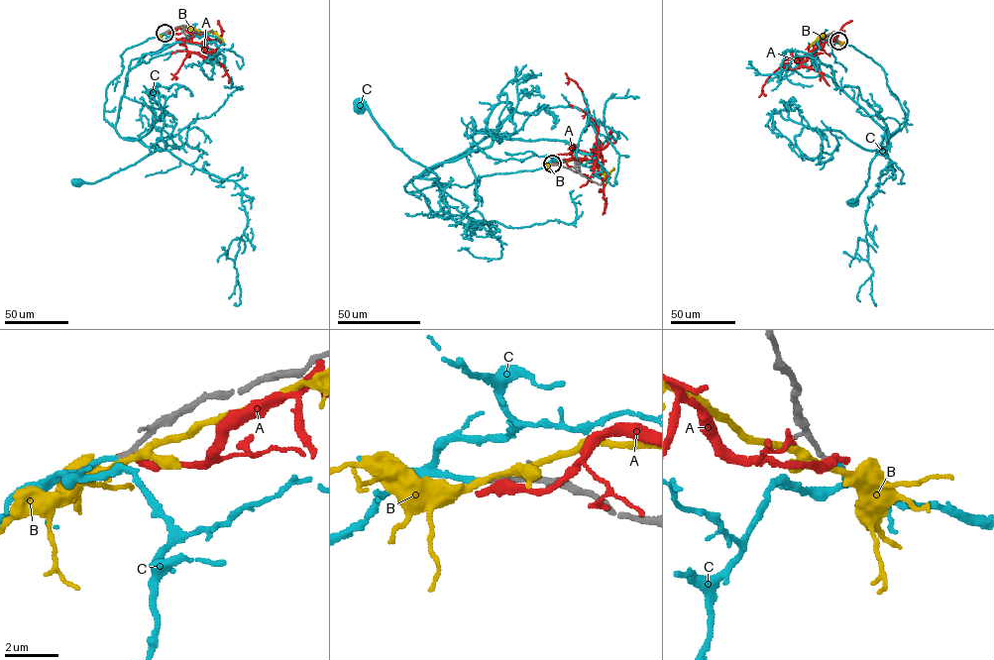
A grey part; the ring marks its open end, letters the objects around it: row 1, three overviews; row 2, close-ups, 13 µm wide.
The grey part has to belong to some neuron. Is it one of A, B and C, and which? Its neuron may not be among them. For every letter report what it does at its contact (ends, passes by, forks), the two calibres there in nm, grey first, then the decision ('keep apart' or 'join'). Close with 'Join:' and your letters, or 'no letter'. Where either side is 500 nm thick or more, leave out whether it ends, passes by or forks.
A: it ends | 200/400 nm | keep apart
B: it passes by | 190/240 nm | keep apart
C: it ends | 170/170 nm | join
Join: C

